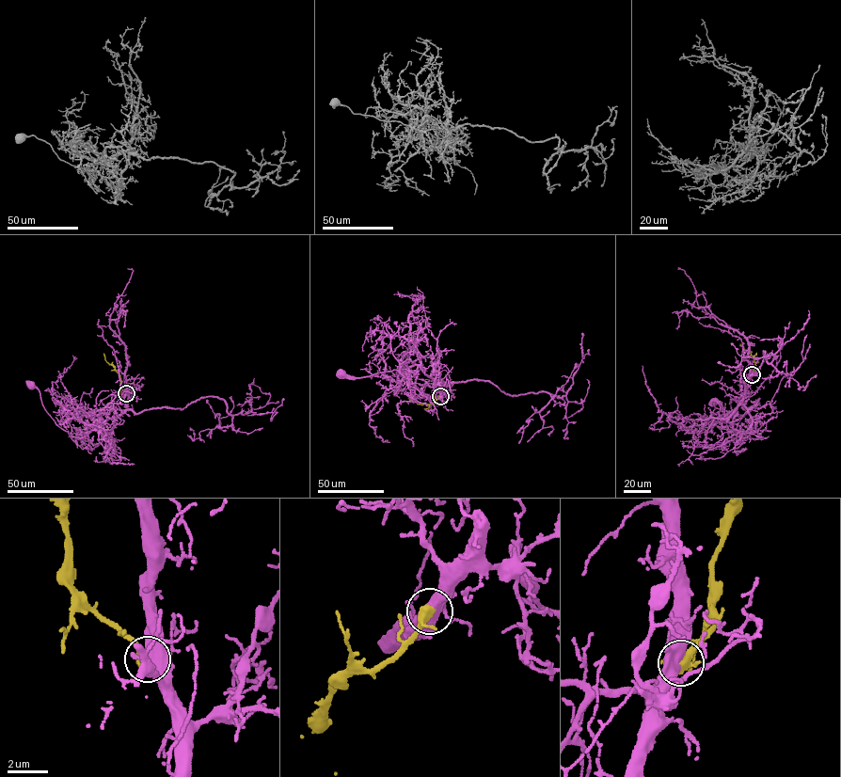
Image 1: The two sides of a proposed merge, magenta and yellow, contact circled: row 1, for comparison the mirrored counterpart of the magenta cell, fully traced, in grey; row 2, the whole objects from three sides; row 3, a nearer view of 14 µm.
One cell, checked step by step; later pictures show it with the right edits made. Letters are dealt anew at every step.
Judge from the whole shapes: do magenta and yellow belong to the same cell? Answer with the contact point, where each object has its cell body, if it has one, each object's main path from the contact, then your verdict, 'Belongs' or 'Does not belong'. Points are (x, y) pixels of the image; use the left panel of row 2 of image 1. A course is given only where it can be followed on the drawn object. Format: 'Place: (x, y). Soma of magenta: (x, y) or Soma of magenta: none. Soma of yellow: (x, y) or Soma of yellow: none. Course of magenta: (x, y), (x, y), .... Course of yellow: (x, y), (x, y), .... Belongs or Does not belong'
Place: (126, 393). Soma of magenta: (30, 384). Soma of yellow: none. Course of magenta: (126, 393), (127, 407), (119, 416), (74, 436), (55, 423), (31, 384). Course of yellow: (126, 393), (121, 388), (119, 374), (103, 354). Belongs

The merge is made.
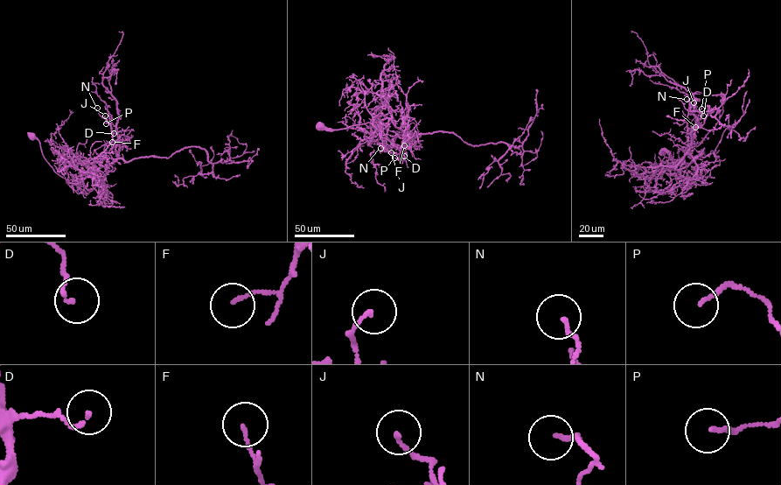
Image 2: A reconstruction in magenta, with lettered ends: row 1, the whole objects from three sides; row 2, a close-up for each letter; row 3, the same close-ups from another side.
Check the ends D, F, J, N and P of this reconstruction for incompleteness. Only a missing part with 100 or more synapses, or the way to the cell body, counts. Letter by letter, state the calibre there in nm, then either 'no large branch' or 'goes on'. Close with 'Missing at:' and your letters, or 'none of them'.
D: 120 nm | no large branch
F: 100 nm | no large branch
J: 120 nm | no large branch
N: 130 nm | no large branch
P: 130 nm | no large branch
Missing at: none of them

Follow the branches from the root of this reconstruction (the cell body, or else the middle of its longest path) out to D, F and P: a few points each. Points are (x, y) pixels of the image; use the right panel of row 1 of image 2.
D: (664, 150), (671, 155), (677, 183), (681, 178), (675, 166), (687, 151), (700, 116), (703, 115)
F: (664, 150), (671, 155), (677, 183), (681, 178), (675, 167), (687, 151), (699, 124), (695, 127)
P: (664, 150), (671, 155), (677, 183), (681, 178), (675, 167), (690, 145), (699, 124), (701, 108)

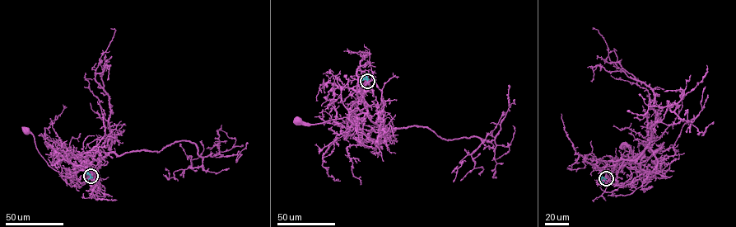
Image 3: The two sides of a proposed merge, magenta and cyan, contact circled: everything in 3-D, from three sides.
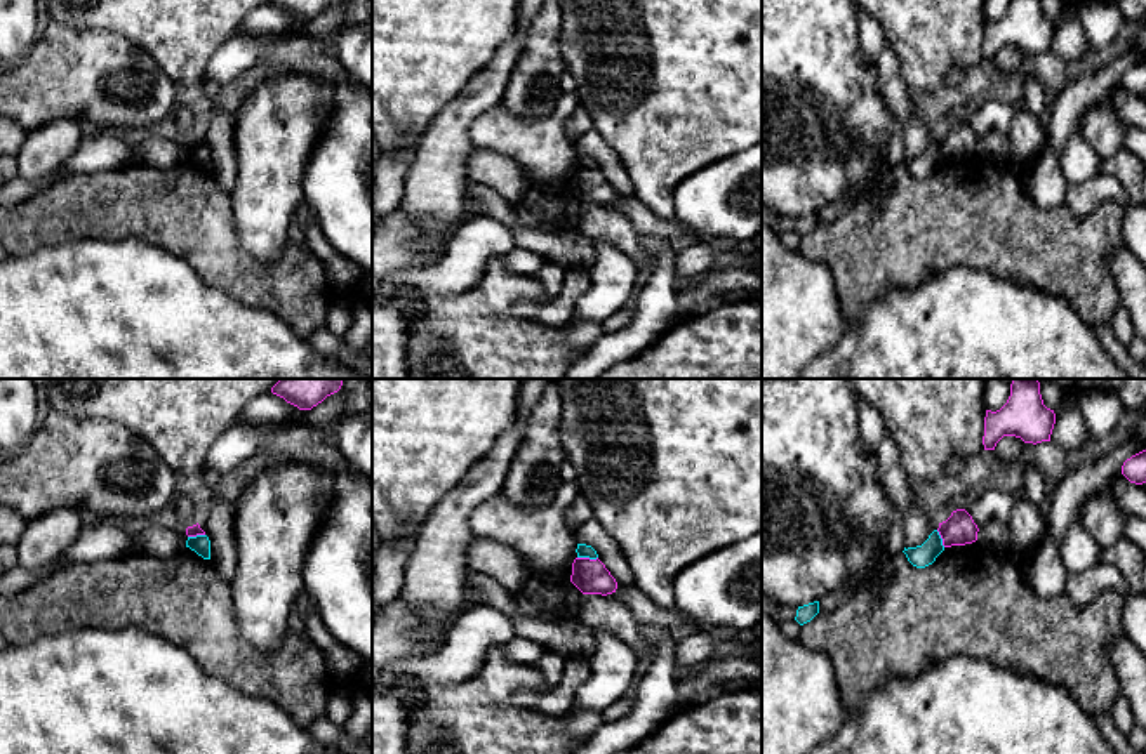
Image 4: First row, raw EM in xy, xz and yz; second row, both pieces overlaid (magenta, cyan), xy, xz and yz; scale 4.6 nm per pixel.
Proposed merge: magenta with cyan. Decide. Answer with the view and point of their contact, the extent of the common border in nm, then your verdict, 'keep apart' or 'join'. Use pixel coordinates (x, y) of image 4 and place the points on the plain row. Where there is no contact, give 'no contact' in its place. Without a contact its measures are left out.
meets magenta in xz at (588, 169); contact 100 nm long; keep apart

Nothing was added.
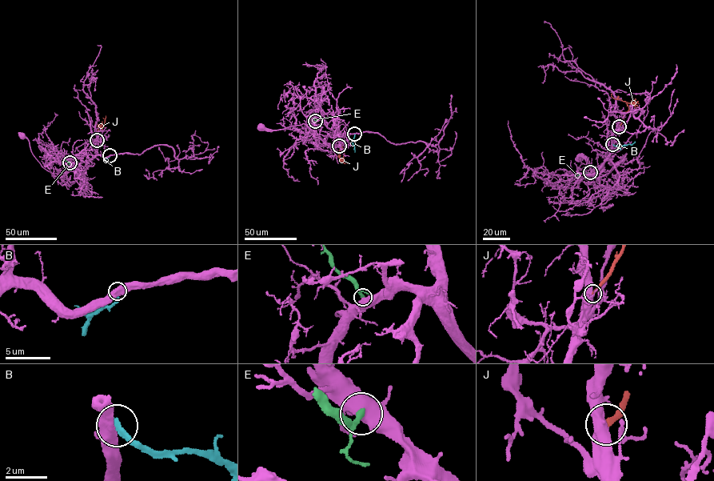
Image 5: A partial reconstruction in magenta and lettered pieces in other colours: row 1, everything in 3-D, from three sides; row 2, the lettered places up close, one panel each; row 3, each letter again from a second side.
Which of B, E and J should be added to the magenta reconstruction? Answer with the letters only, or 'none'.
J

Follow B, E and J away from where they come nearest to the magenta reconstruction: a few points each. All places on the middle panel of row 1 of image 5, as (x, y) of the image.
B: (354, 134), (355, 152)
E: (315, 121), (310, 114), (312, 109)
J: (339, 146), (339, 157), (342, 158), (341, 145)

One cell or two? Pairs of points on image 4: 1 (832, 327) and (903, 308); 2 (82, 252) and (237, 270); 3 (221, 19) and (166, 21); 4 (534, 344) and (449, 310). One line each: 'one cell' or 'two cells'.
1: two cells
2: two cells
3: one cell
4: one cell

